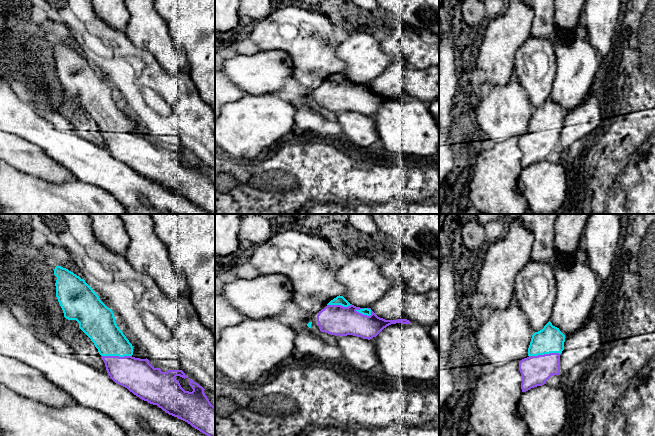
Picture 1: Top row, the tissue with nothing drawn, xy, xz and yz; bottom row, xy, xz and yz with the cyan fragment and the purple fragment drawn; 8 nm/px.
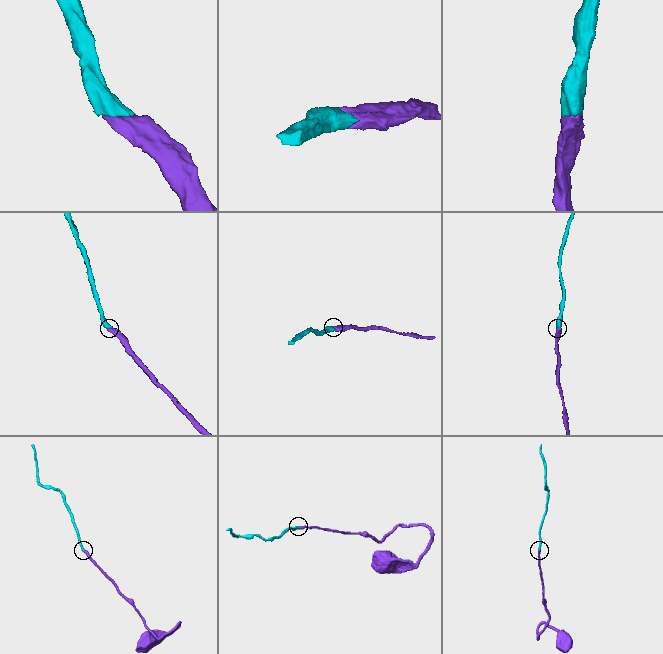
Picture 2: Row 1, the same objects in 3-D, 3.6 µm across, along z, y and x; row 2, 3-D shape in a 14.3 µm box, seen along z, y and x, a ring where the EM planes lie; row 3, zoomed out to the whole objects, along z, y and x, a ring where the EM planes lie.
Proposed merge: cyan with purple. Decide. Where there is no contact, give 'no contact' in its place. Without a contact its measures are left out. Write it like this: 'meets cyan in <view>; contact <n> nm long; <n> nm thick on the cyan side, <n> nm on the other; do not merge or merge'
meets cyan in yz; contact 260 nm long; 220 nm thick on the cyan side, 240 nm on the other; merge

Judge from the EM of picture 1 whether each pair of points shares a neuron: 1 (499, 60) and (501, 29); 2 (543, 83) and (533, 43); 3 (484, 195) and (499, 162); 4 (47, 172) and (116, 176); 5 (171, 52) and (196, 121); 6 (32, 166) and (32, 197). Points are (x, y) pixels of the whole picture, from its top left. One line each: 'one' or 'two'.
1: one
2: one
3: one
4: two
5: two
6: two

